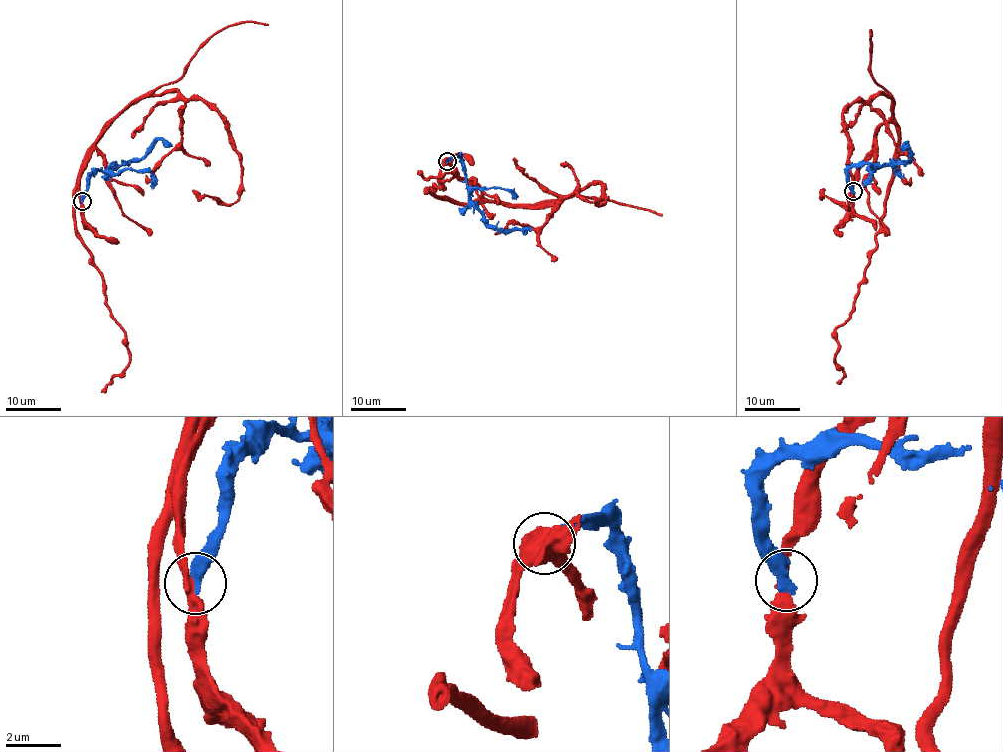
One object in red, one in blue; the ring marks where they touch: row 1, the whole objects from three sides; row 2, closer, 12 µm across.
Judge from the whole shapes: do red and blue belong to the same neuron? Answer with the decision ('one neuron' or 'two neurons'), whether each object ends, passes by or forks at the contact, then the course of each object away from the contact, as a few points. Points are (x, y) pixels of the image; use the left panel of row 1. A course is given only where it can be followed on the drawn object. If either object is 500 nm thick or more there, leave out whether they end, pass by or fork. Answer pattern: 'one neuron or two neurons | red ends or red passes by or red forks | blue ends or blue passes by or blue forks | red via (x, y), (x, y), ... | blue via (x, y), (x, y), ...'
two neurons | red passes by | blue ends | red via (82, 201), (85, 161), (107, 126), (74, 207), (76, 235), (130, 352), (101, 392) | blue via (82, 201), (88, 179), (97, 171), (137, 161), (158, 139), (172, 146)

